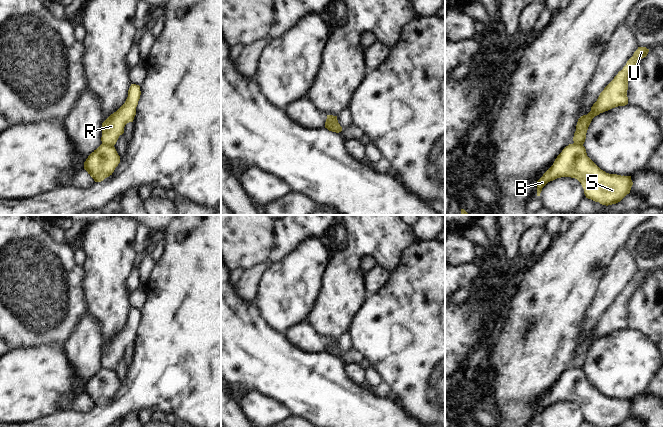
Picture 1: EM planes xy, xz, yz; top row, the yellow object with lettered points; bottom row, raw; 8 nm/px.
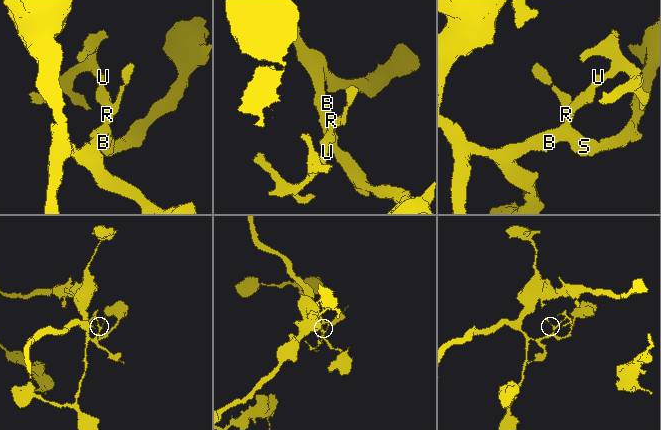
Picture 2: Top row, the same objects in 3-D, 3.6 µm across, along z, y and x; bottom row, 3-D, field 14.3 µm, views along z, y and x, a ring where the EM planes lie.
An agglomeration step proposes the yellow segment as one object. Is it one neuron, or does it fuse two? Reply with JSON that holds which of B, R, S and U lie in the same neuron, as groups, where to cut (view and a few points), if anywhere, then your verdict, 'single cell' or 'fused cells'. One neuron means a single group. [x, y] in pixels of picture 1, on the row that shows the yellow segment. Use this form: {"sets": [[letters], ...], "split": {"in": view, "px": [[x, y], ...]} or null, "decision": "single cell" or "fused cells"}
{"sets": [["B", "S"], ["R", "U"]], "split": {"in": "xz", "px": [[336, 118], [331, 120], [325, 127]]}, "decision": "fused cells"}

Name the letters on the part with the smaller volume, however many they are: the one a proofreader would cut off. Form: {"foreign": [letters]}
{"foreign": ["R", "U"]}

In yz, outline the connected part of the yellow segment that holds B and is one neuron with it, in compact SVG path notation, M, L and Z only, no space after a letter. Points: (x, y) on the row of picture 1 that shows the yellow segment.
M569 144L557 156L553 165L537 181L537 196L550 181L561 177L577 179L586 198L602 205L620 202L630 193L631 176L609 174L601 170L588 156L583 145Z

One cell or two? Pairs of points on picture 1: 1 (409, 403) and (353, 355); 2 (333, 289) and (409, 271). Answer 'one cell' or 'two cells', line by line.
1: two cells
2: two cells

